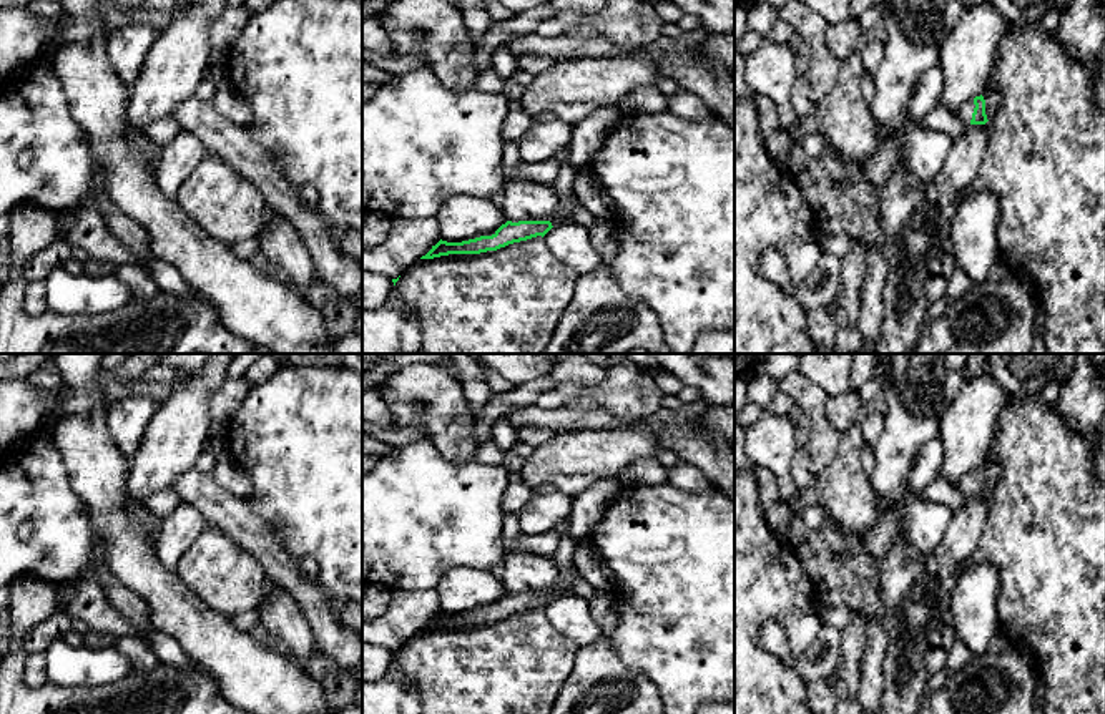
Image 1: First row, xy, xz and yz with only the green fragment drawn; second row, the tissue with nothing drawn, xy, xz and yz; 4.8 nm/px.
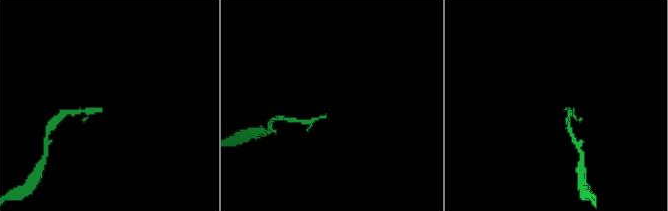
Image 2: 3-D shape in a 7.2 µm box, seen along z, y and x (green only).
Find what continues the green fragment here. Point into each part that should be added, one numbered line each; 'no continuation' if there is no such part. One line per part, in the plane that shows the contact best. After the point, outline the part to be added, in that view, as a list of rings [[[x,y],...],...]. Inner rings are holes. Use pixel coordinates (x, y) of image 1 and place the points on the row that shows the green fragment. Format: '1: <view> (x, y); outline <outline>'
1: yz (964, 113); outline [[[969,100],[967,103],[964,103],[957,111],[955,116],[964,121],[965,125],[970,125],[972,120],[972,113],[974,113],[974,100]]]

